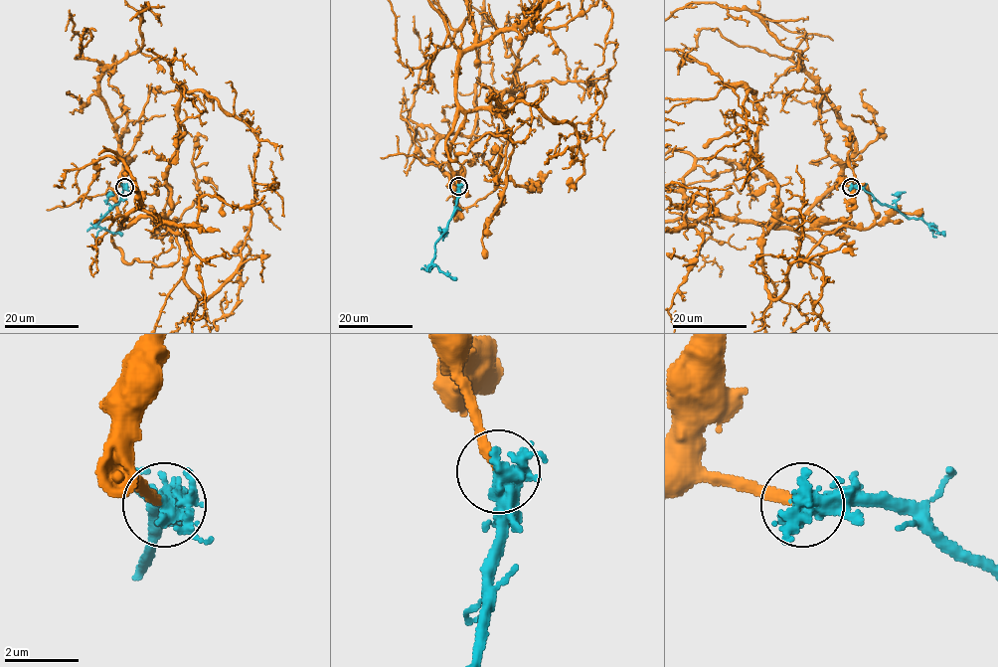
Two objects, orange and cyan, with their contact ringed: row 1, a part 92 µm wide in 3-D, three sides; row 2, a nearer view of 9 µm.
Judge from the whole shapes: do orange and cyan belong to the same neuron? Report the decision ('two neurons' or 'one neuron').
one neuron

